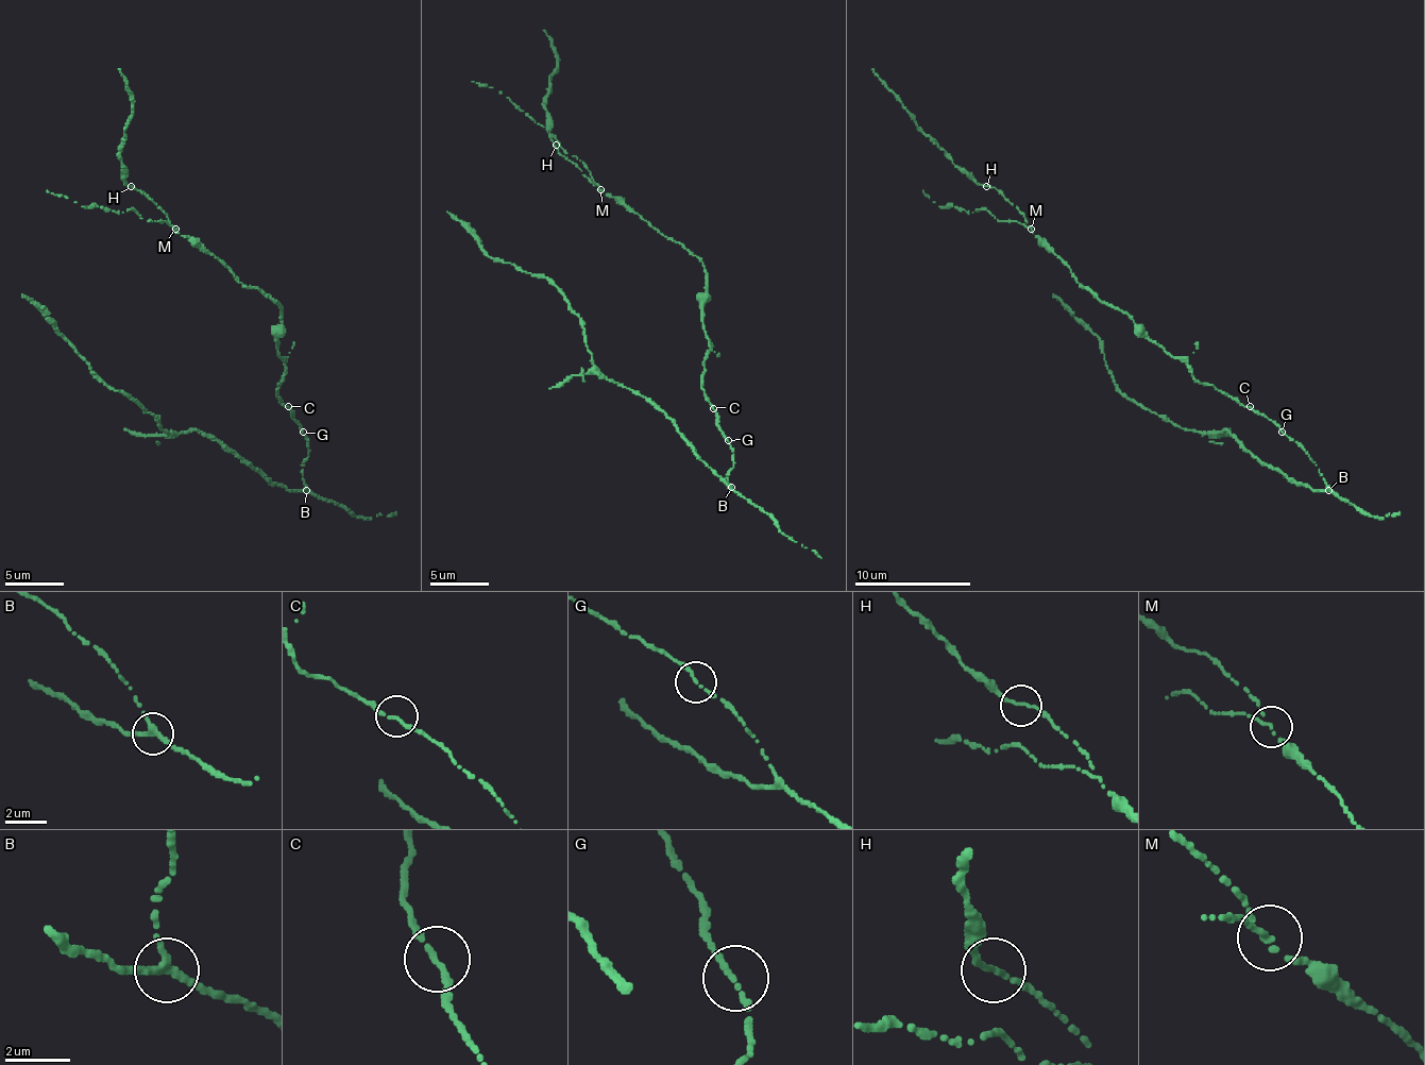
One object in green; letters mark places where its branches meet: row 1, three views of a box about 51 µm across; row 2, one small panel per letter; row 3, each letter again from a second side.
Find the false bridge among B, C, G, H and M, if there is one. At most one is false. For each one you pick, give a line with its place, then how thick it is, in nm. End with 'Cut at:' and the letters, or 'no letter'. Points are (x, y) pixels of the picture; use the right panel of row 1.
M: at (1031, 229); 140 nm thick
Cut at: M

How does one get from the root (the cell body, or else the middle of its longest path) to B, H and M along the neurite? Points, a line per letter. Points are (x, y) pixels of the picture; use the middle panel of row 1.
B: (713, 408), (716, 425), (731, 445), (734, 467), (725, 475), (731, 487)
H: (713, 408), (701, 387), (705, 358), (711, 350), (701, 323), (701, 261), (591, 183), (556, 145)
M: (713, 408), (701, 387), (705, 358), (711, 350), (701, 323), (701, 261), (599, 189)

